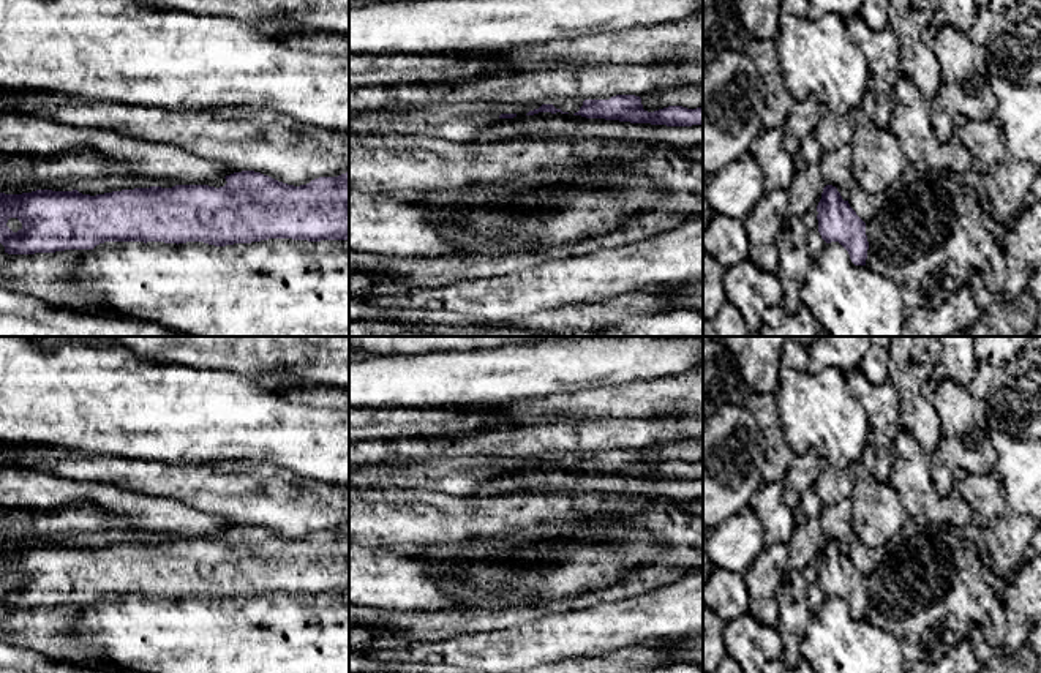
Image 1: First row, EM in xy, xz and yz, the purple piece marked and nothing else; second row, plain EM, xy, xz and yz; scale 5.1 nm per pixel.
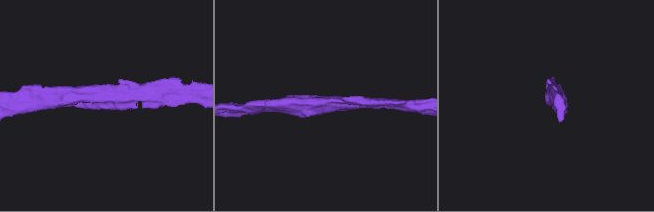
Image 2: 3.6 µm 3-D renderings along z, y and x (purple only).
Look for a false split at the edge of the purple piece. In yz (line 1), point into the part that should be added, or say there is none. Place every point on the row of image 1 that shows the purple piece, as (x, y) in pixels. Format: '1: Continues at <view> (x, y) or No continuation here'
1: No continuation here

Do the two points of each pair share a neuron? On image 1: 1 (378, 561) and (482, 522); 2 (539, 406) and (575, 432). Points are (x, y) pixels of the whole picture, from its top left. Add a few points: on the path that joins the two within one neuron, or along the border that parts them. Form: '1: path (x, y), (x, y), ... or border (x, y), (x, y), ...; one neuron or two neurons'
1: border (365, 544), (386, 544), (389, 547); two neurons
2: border (597, 421), (556, 421), (525, 425); two neurons

